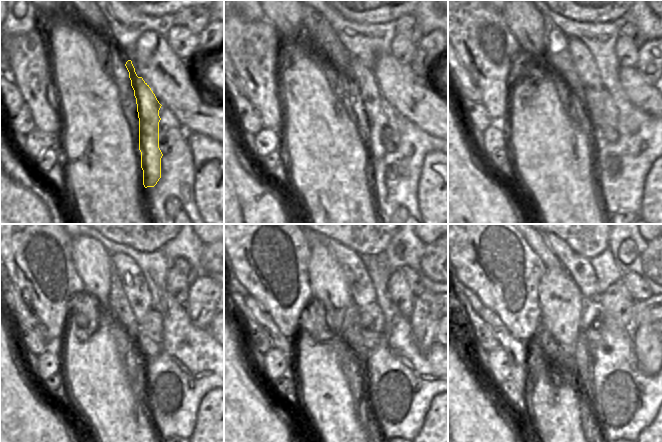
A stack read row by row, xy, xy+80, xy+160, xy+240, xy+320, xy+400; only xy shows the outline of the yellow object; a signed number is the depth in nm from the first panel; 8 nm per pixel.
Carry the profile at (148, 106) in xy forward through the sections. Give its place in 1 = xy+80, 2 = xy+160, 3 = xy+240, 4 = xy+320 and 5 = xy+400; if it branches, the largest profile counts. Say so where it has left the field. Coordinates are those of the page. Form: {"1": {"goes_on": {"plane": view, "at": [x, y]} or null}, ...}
{"1": {"goes_on": {"plane": "xy+80", "at": [368, 94]}}, "2": {"goes_on": {"plane": "xy+160", "at": [583, 61]}}, "3": {"goes_on": {"plane": "xy+240", "at": [133, 282]}}, "4": {"goes_on": {"plane": "xy+320", "at": [363, 293]}}, "5": {"goes_on": {"plane": "xy+400", "at": [579, 267]}}}

